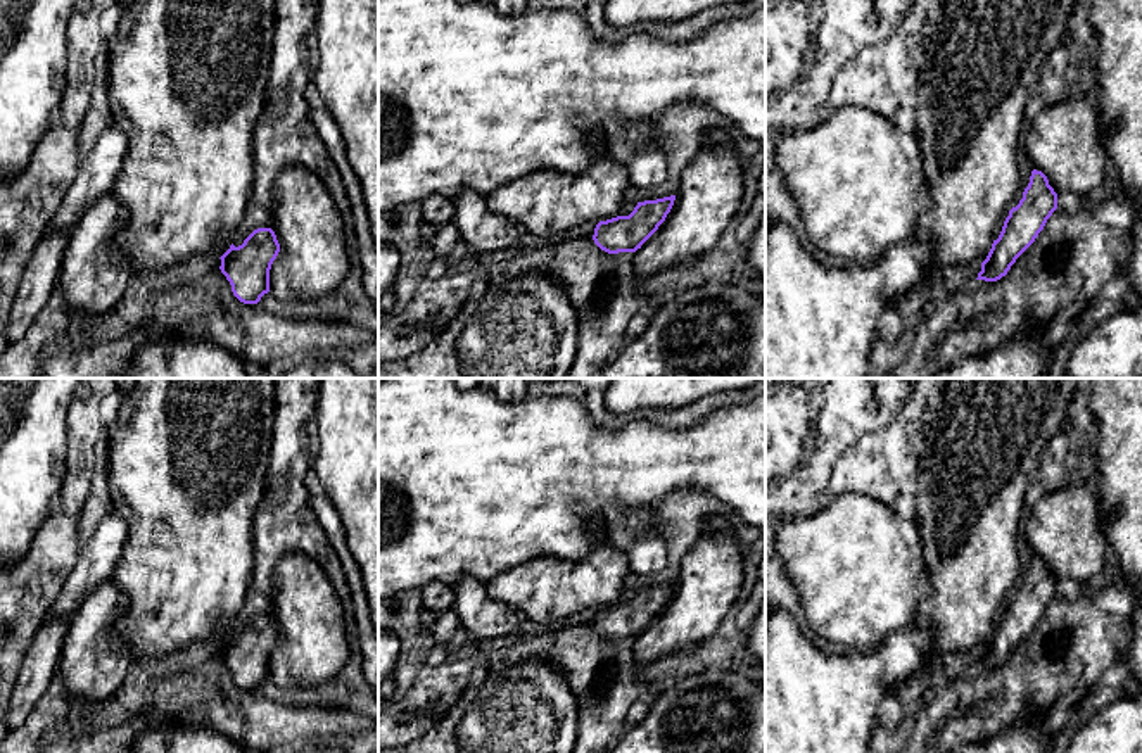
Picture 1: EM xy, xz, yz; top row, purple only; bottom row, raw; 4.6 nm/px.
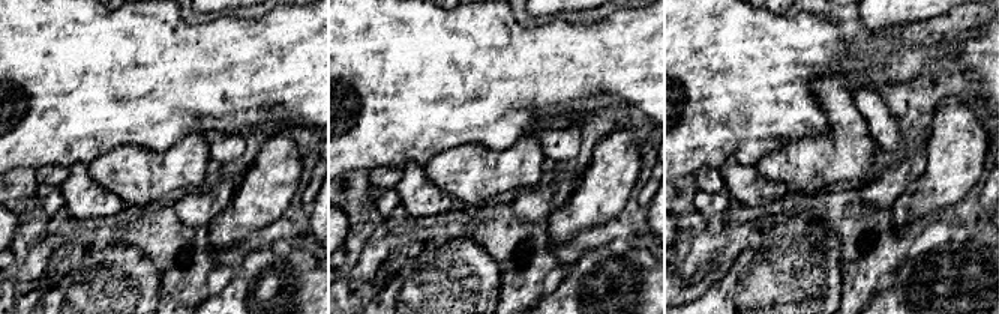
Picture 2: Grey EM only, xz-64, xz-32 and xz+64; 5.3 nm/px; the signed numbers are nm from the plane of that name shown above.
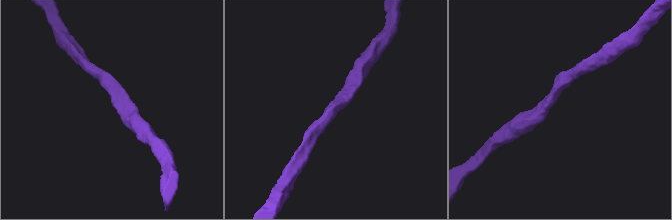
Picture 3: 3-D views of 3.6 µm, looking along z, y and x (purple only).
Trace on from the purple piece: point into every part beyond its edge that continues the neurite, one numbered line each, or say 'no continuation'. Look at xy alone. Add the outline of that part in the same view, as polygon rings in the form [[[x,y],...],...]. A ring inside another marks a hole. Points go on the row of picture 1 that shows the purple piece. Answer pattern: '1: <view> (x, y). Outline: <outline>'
1: xy (313, 261). Outline: [[[301,166],[278,173],[271,230],[280,244],[270,269],[276,299],[323,301],[349,276],[344,221],[316,173]]]

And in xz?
1: xz (710, 192). Outline: [[[712,128],[701,136],[701,142],[701,150],[682,171],[679,192],[665,221],[634,252],[634,271],[639,282],[710,252],[722,238],[741,204],[745,166],[729,133],[722,128]]]

